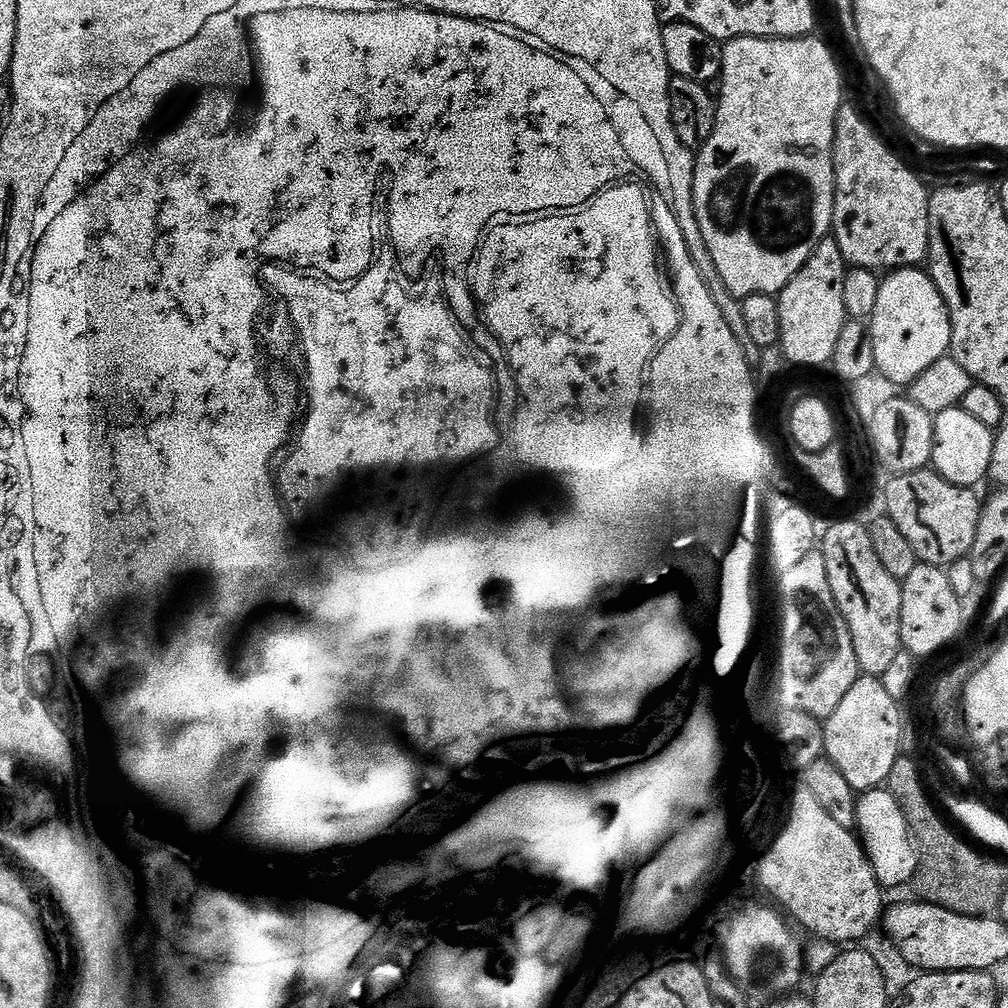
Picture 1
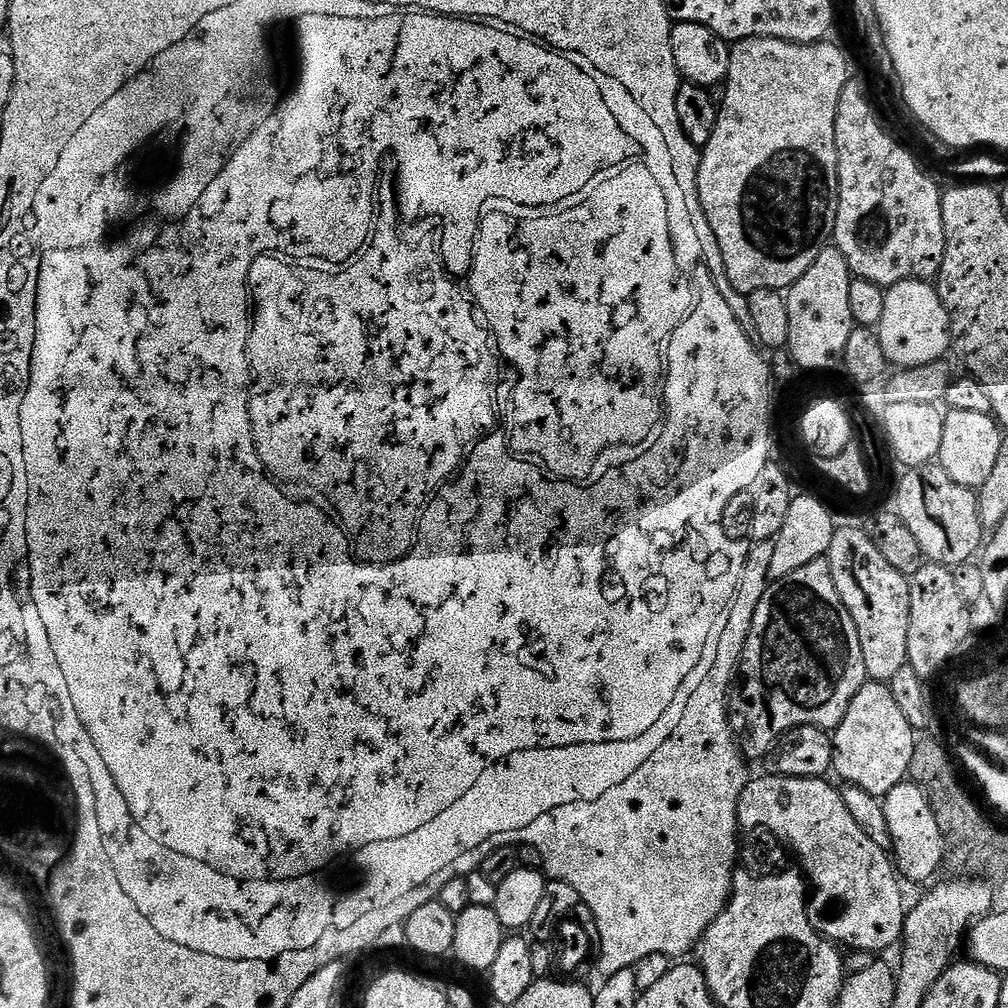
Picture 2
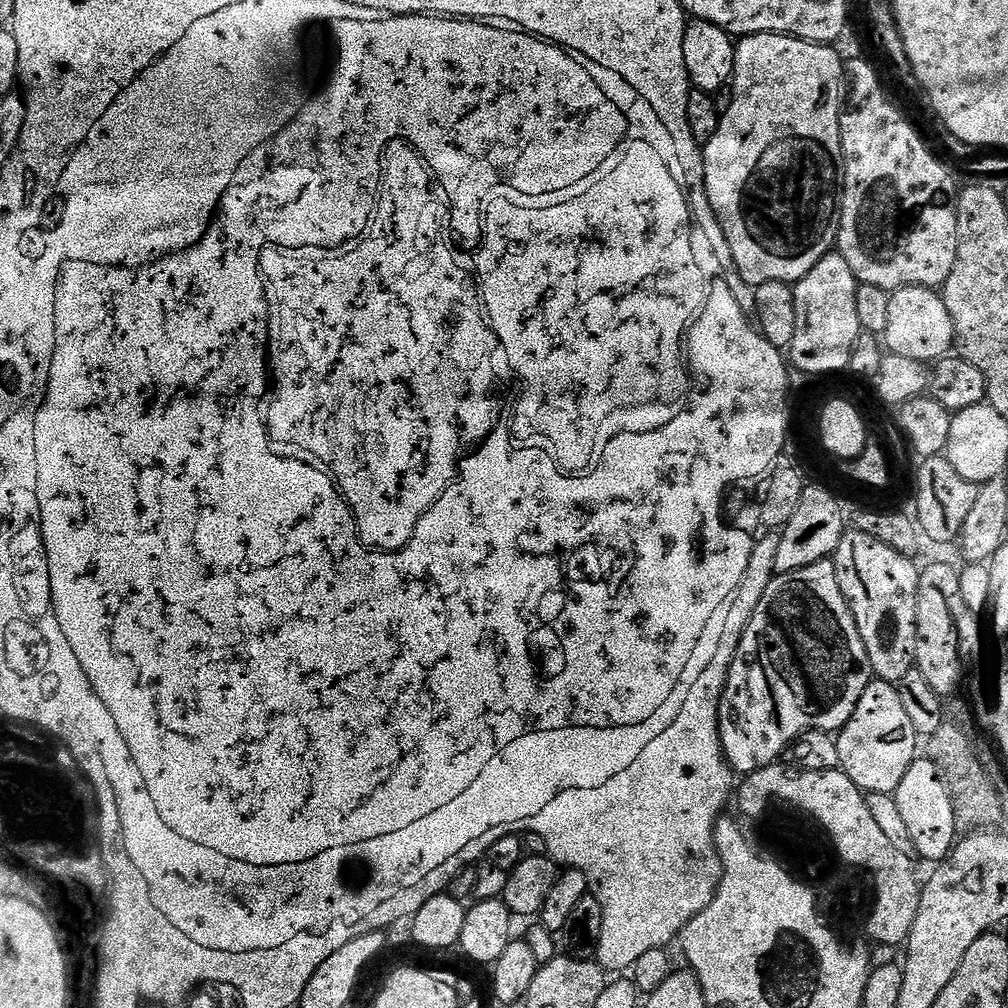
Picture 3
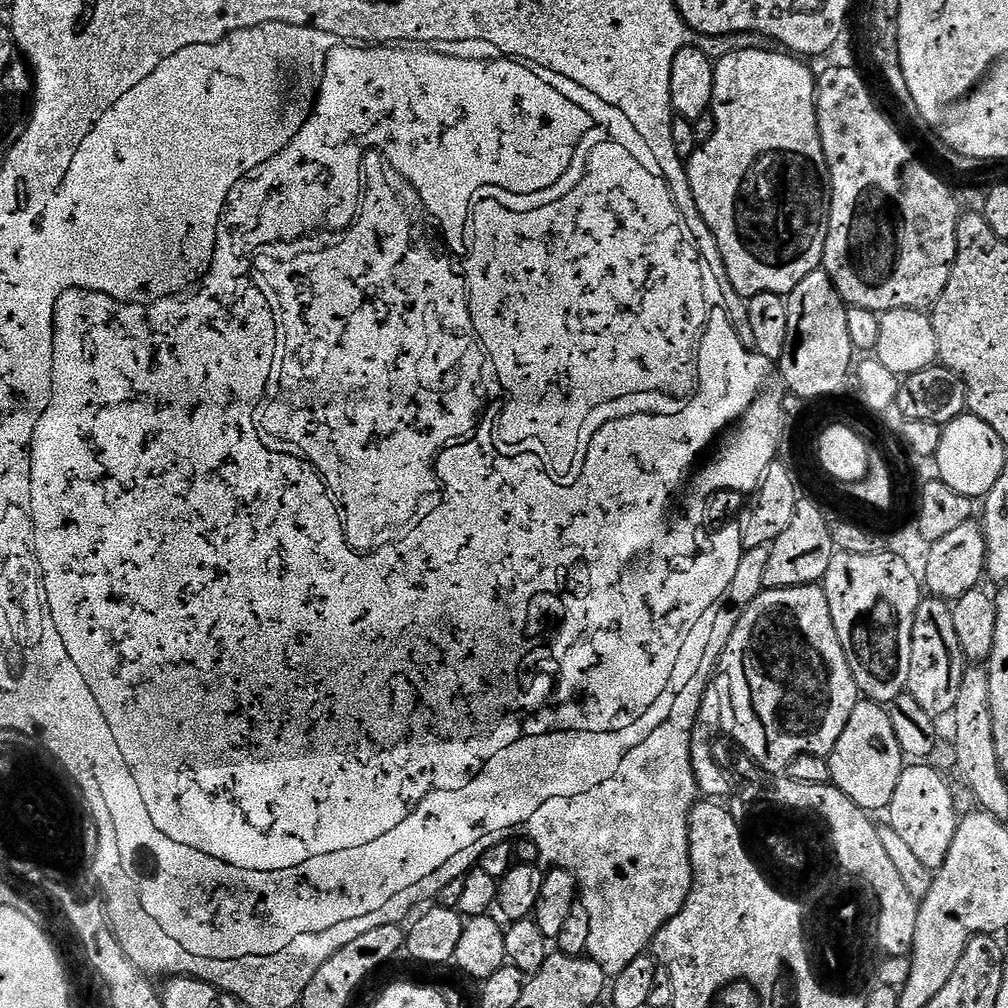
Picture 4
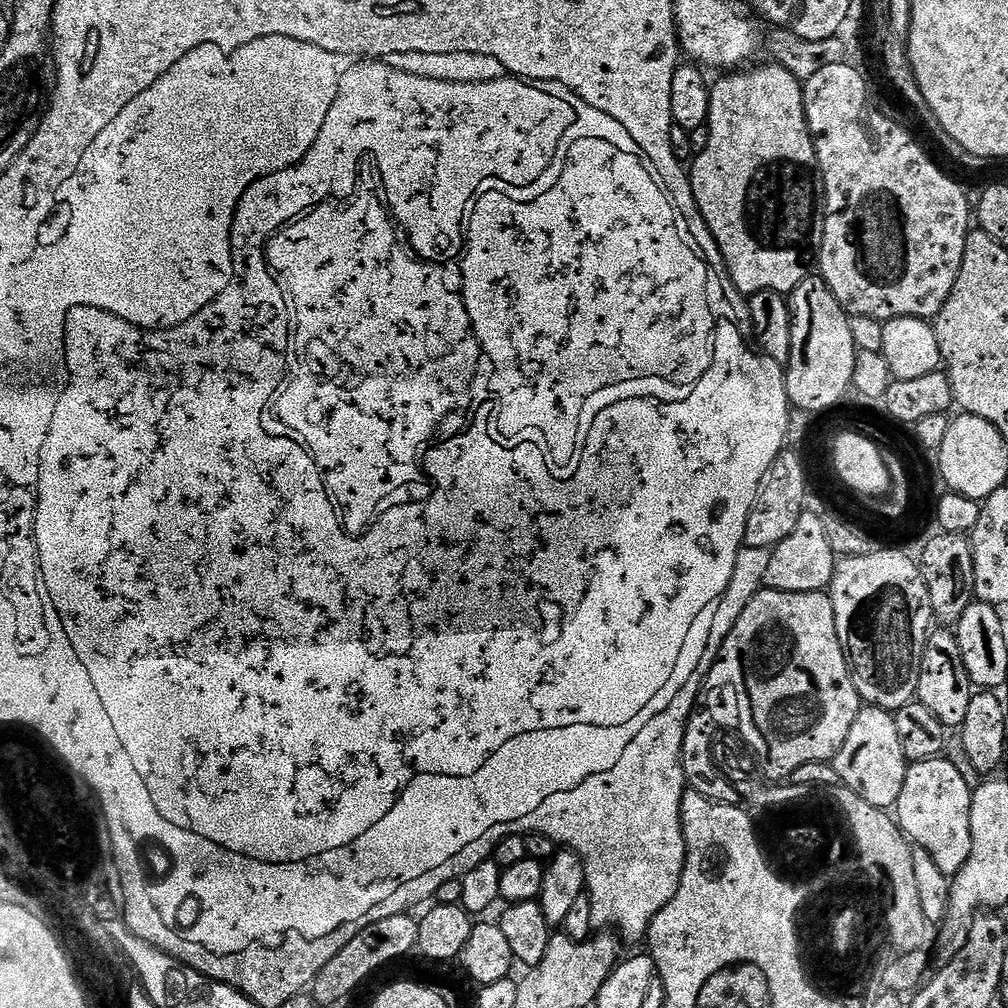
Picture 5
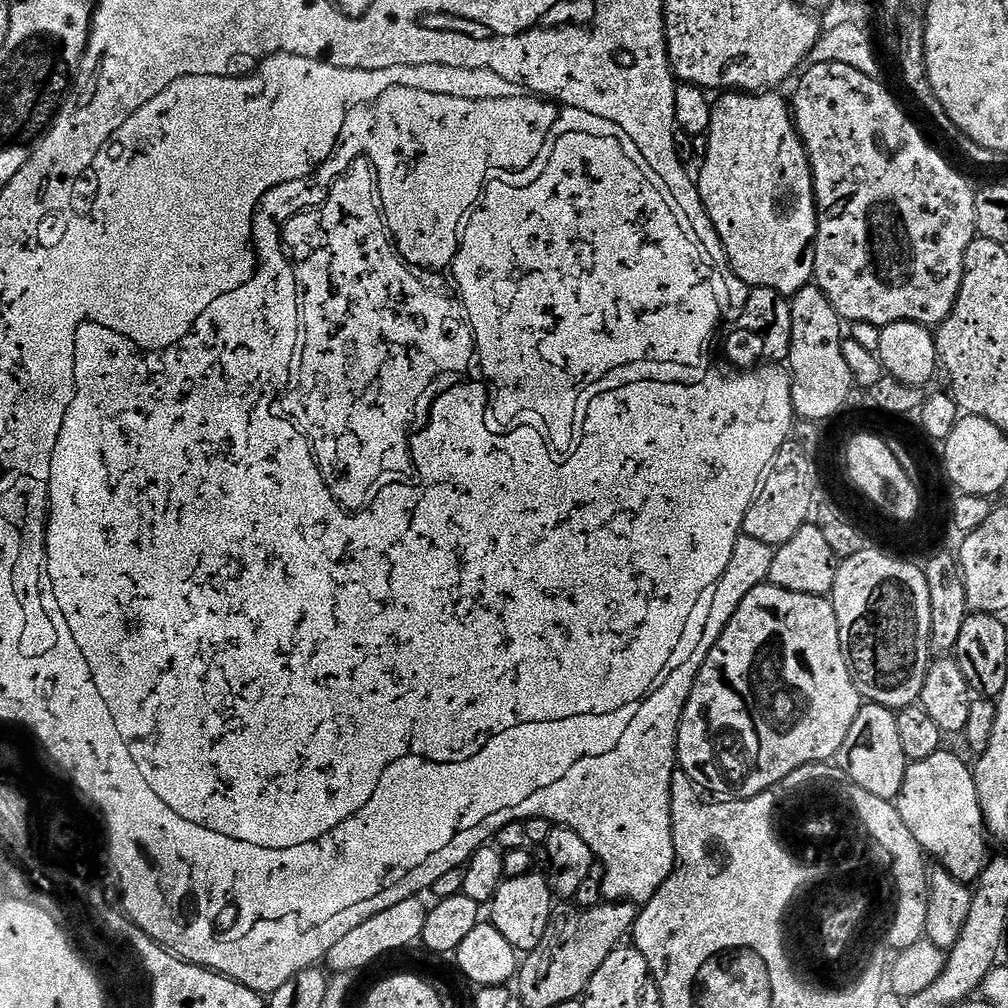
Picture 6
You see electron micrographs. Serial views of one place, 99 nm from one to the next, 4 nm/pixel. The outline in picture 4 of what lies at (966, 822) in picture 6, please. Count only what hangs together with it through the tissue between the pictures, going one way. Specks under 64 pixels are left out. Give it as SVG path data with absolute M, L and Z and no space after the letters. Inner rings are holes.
M916 762L905 767L894 790L894 798L887 806L886 820L894 830L898 830L898 835L906 841L906 846L910 846L922 866L938 870L946 862L950 842L954 842L958 815L956 800L943 774L935 772L930 765L928 762Z

